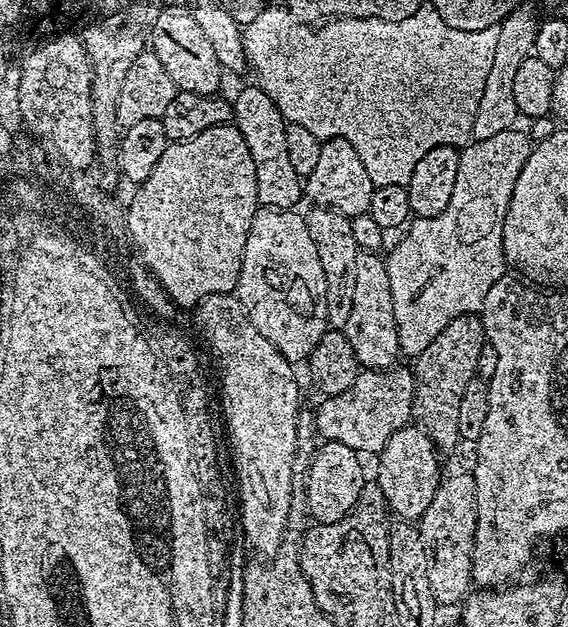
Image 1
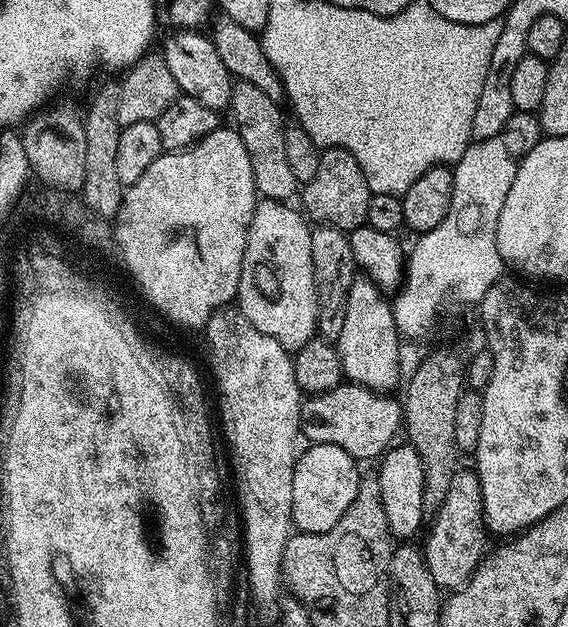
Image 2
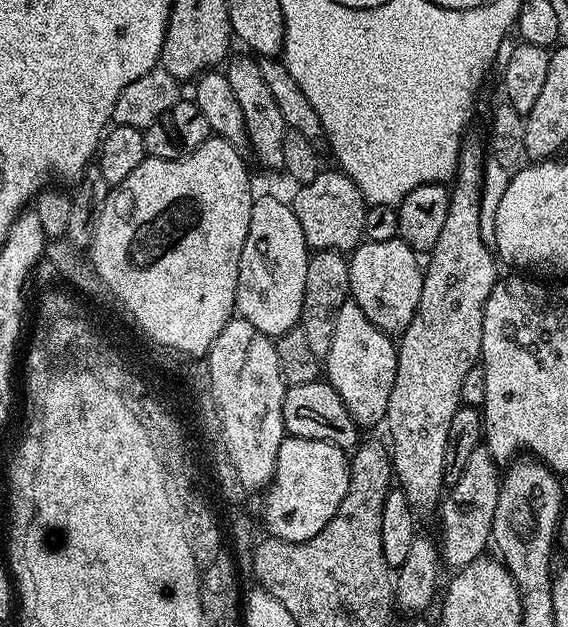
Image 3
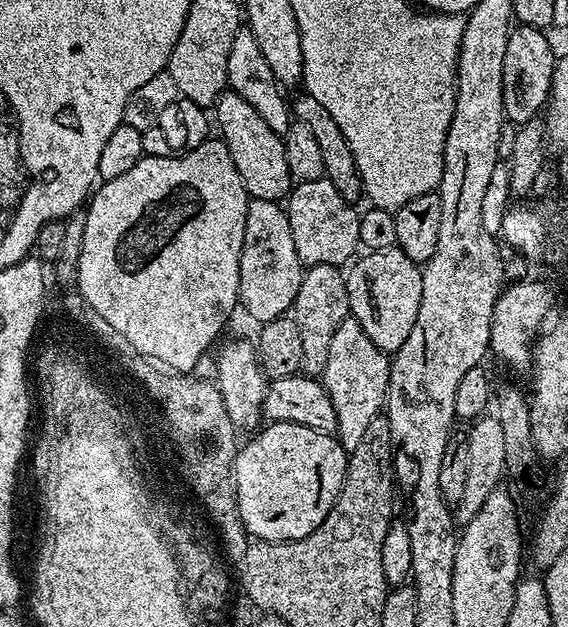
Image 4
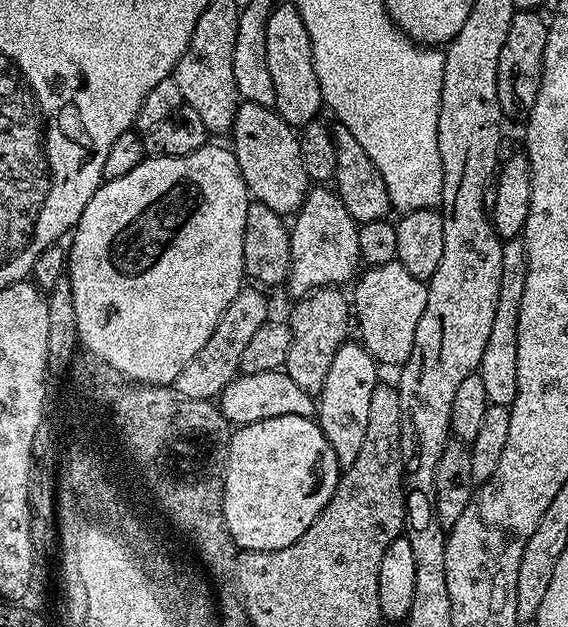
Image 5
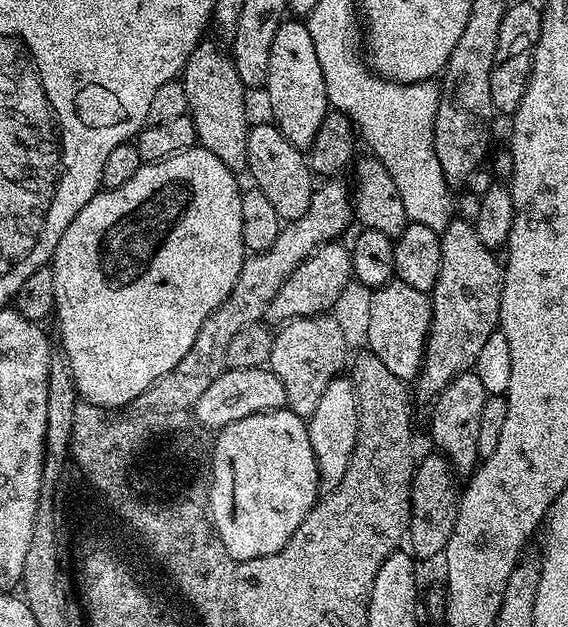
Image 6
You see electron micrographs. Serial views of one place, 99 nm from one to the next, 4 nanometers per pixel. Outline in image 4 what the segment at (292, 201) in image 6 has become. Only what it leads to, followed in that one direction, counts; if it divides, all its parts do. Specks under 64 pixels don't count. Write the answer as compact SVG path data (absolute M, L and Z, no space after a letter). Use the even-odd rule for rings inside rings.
M226 90L216 99L214 105L214 124L220 127L219 139L230 150L234 166L242 178L244 188L254 200L283 201L294 187L290 166L286 160L286 146L281 133L270 130L265 120L258 115L258 110L246 102L234 91Z

